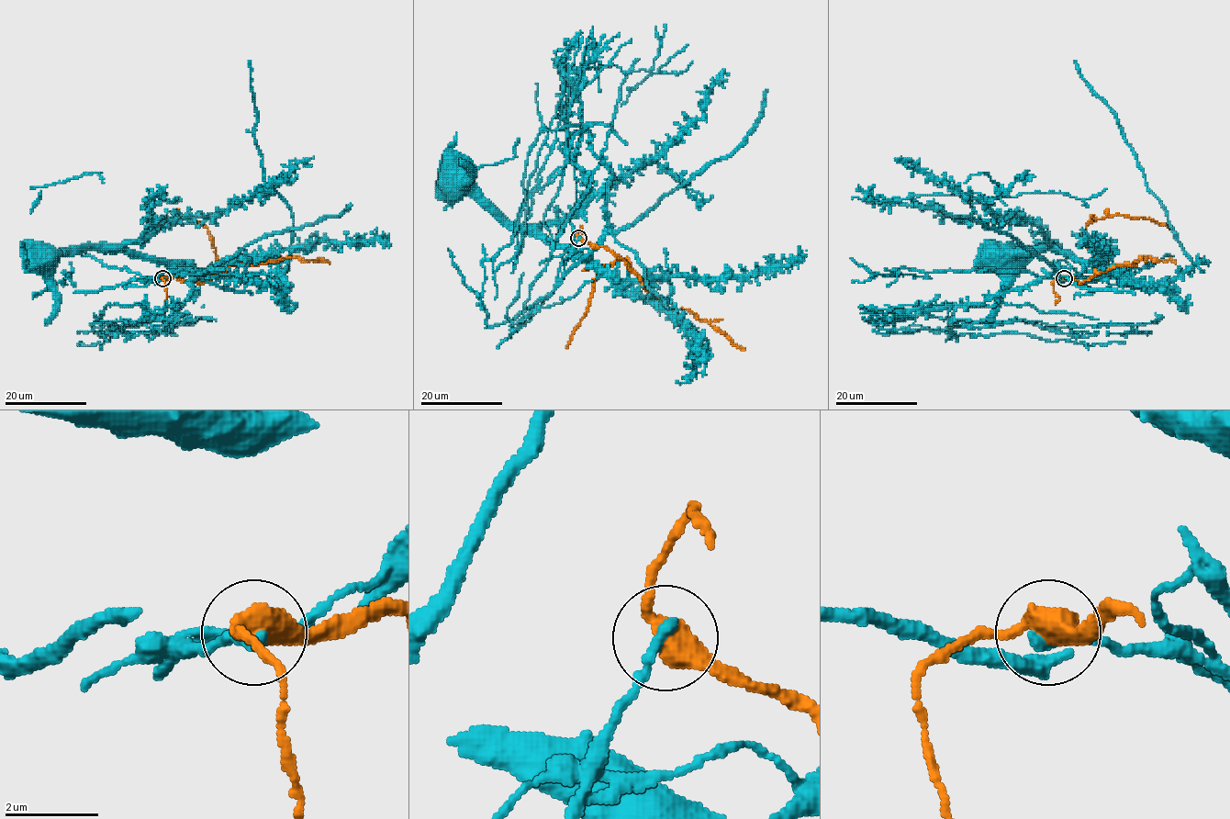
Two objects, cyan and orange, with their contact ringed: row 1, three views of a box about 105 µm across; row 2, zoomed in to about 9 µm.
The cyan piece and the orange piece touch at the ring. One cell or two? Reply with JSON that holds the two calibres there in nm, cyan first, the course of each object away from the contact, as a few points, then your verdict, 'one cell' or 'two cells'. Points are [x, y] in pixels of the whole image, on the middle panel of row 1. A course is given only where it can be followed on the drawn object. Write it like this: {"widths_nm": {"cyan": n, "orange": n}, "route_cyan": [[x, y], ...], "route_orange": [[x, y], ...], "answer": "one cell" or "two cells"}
{"widths_nm": {"cyan": 260, "orange": 480}, "route_cyan": [[578, 238], [611, 231], [660, 297], [537, 229], [587, 195], [575, 69], [561, 280]], "route_orange": [[578, 239], [613, 251], [631, 268], [629, 260], [599, 266], [587, 310], [565, 347]], "answer": "two cells"}

